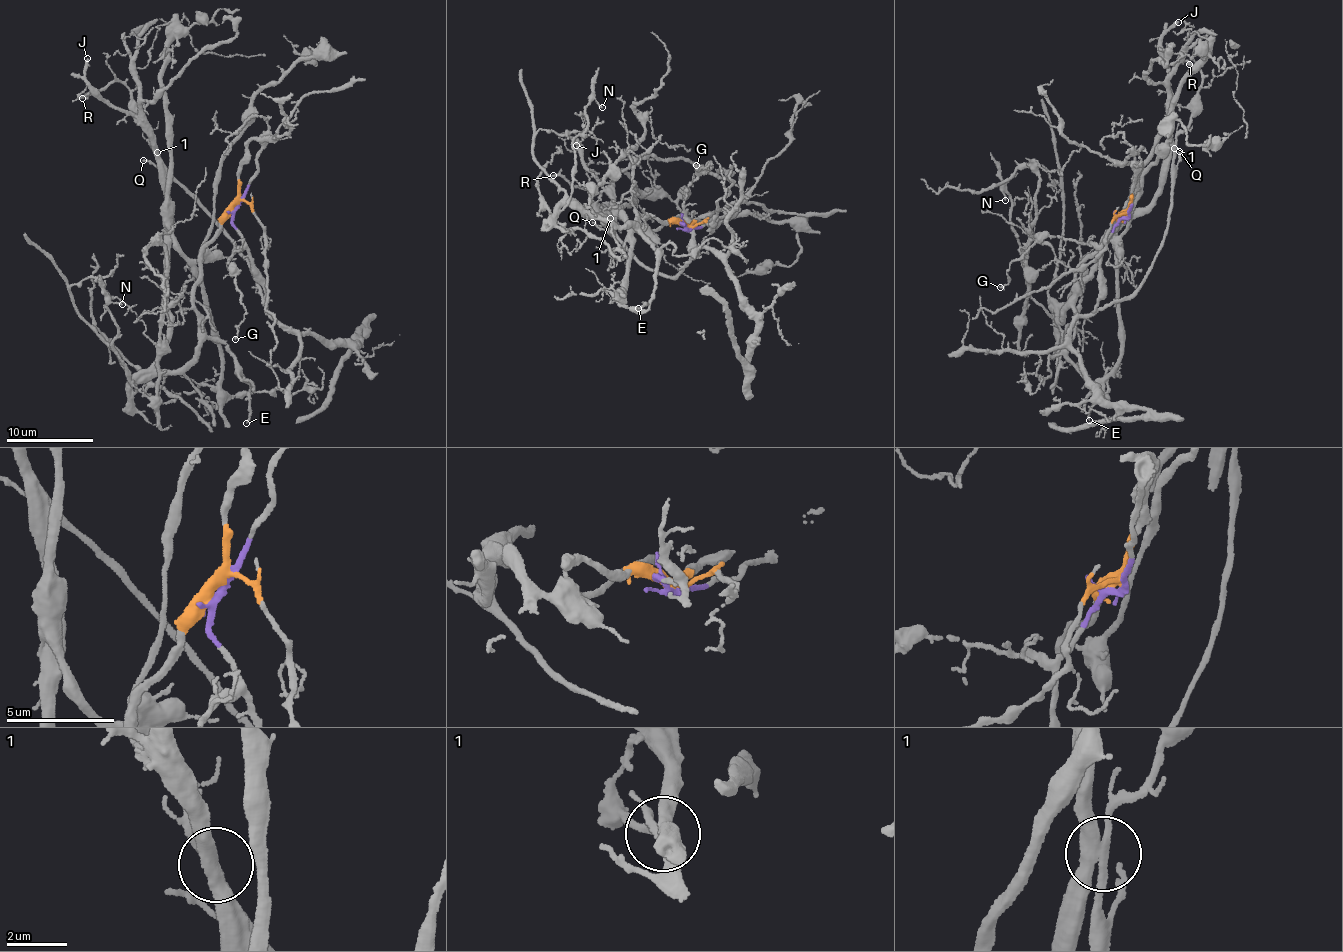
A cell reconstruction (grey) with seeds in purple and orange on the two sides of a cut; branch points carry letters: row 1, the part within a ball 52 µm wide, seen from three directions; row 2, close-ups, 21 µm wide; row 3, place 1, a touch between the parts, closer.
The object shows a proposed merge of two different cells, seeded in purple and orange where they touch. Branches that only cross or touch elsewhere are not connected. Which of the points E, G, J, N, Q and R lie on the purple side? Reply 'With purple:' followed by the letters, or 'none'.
With purple: G, Q, R

